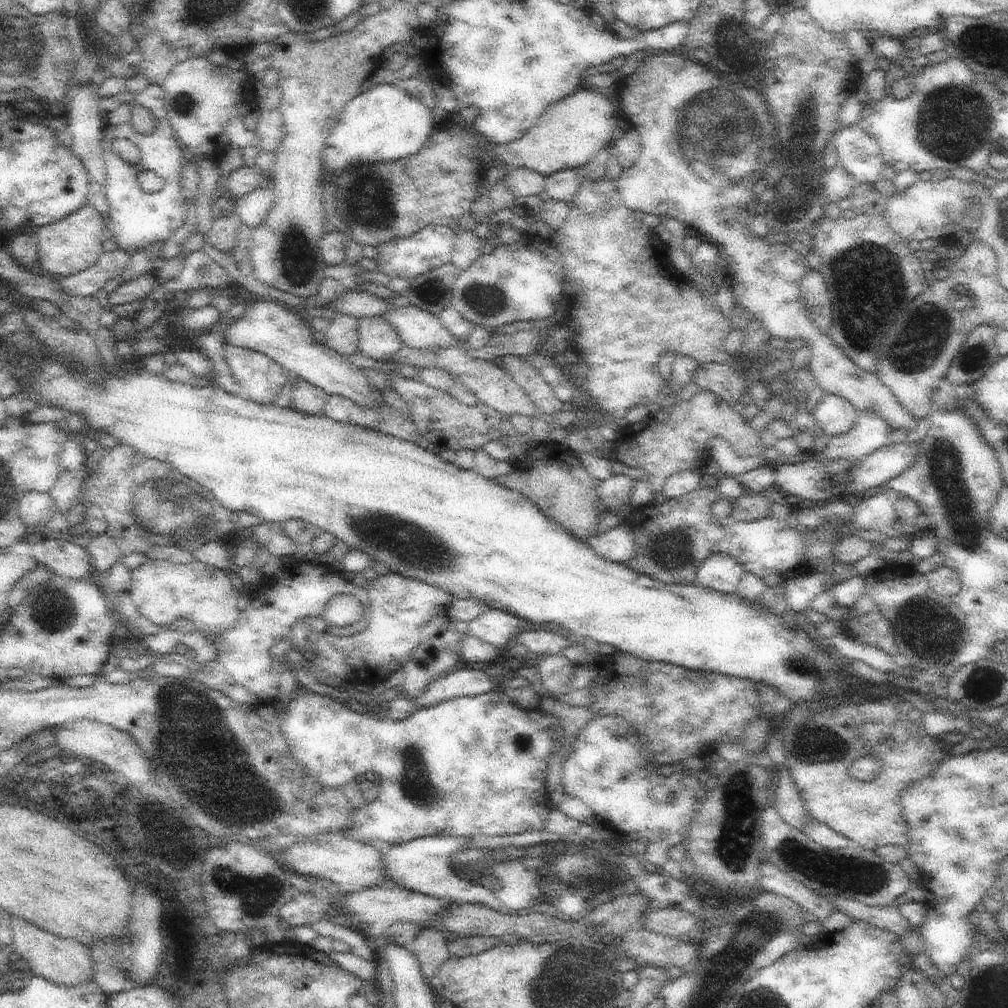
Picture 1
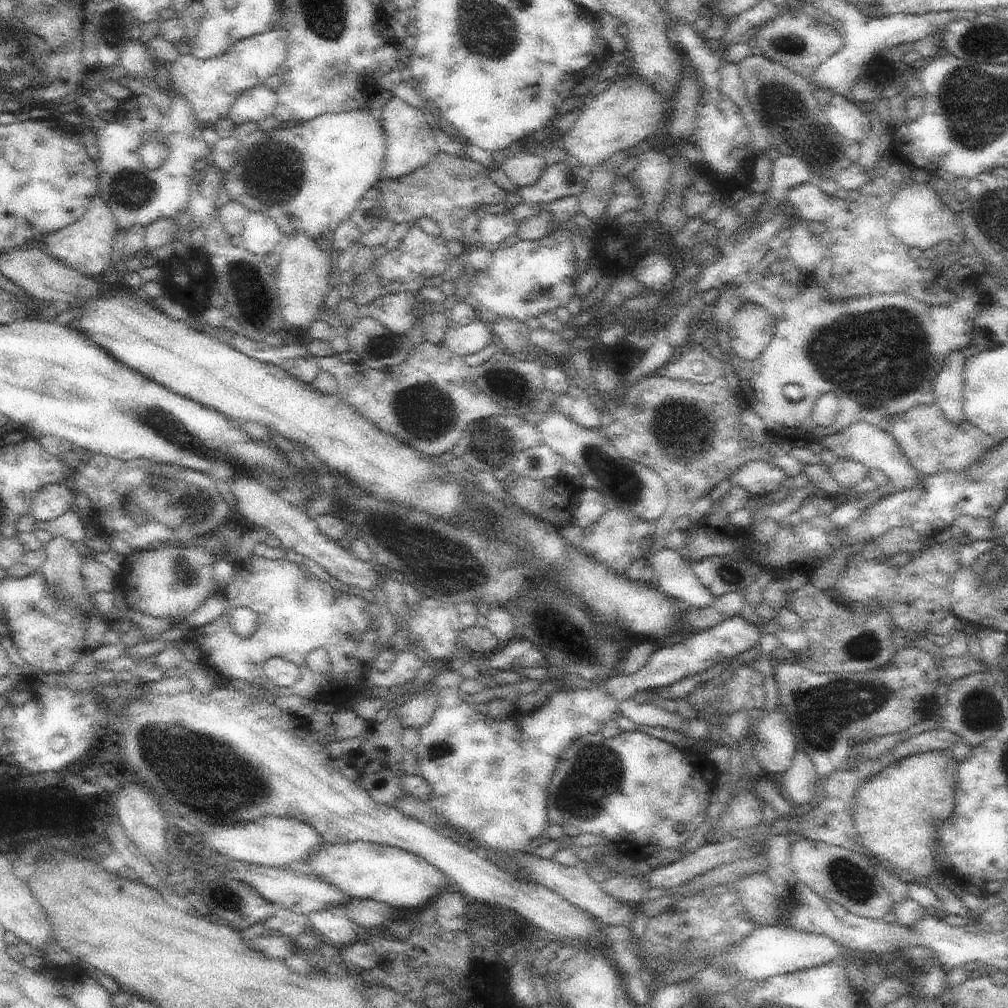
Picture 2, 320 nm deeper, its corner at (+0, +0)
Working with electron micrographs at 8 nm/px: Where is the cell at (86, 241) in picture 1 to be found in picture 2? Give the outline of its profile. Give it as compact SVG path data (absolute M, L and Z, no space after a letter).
M98 194L94 197L86 214L78 222L46 235L42 241L46 246L46 252L54 255L54 258L92 277L106 274L110 264L113 264L112 250L117 248L121 237L114 213Z

